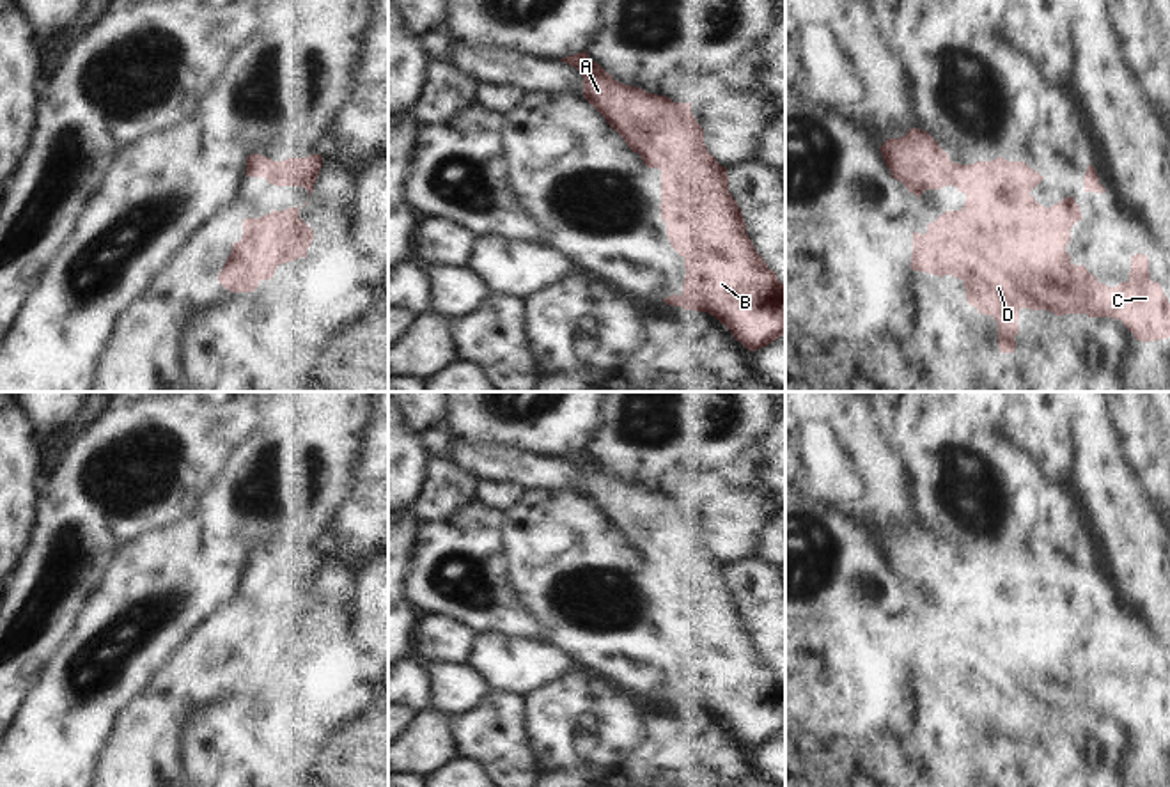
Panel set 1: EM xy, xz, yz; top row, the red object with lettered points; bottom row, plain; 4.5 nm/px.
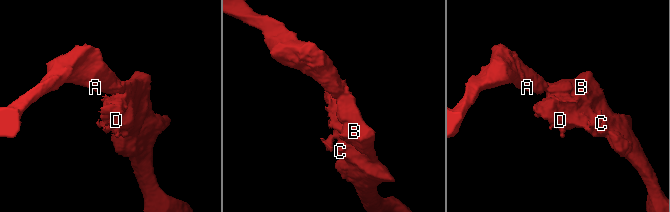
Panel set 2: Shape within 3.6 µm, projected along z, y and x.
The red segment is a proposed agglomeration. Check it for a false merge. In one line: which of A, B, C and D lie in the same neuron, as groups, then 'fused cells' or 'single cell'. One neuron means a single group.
A B C D; single cell

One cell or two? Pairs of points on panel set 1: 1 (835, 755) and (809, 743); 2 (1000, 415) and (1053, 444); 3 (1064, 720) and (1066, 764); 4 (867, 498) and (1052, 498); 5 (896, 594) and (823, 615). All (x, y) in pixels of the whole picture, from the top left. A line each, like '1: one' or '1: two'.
1: one
2: one
3: one
4: two
5: one

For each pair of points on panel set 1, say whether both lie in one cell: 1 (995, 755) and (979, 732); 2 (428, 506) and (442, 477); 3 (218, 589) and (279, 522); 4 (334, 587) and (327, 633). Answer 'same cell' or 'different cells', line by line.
1: same cell
2: same cell
3: same cell
4: same cell

